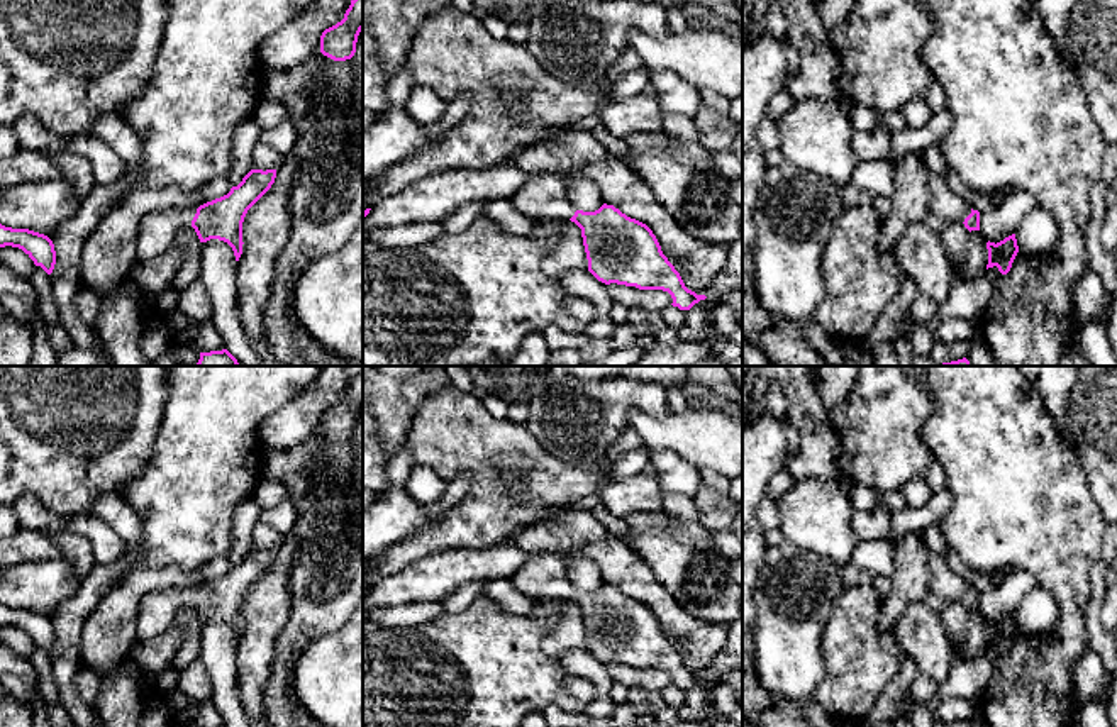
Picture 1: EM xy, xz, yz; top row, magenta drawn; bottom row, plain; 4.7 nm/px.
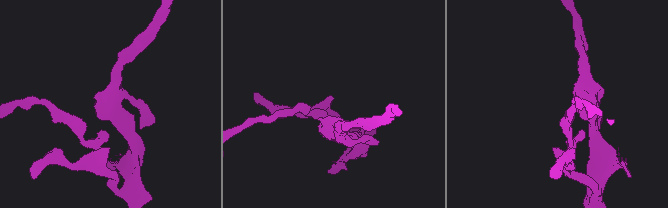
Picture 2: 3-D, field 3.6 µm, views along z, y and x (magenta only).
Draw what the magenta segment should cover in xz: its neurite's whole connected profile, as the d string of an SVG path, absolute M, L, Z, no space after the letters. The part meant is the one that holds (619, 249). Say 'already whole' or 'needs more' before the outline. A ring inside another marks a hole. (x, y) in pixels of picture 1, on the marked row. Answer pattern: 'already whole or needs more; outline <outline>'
needs more; outline M537 175L510 202L517 210L537 220L575 222L581 229L588 271L605 285L668 291L673 298L671 305L680 310L690 310L707 298L685 286L646 224L607 203L595 212L576 210L566 197L563 176Z

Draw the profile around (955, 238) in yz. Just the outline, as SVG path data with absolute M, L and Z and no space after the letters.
M934 214L925 217L927 225L939 234L951 266L966 261L970 230L964 224L949 224Z

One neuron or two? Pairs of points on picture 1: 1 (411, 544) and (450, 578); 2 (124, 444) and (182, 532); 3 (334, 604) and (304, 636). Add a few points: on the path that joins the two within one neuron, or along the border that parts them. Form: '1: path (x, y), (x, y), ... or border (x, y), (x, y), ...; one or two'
1: border (463, 548), (446, 548), (421, 556), (389, 575); two
2: border (158, 432), (148, 465), (119, 495); two
3: path (326, 612), (311, 627); one

